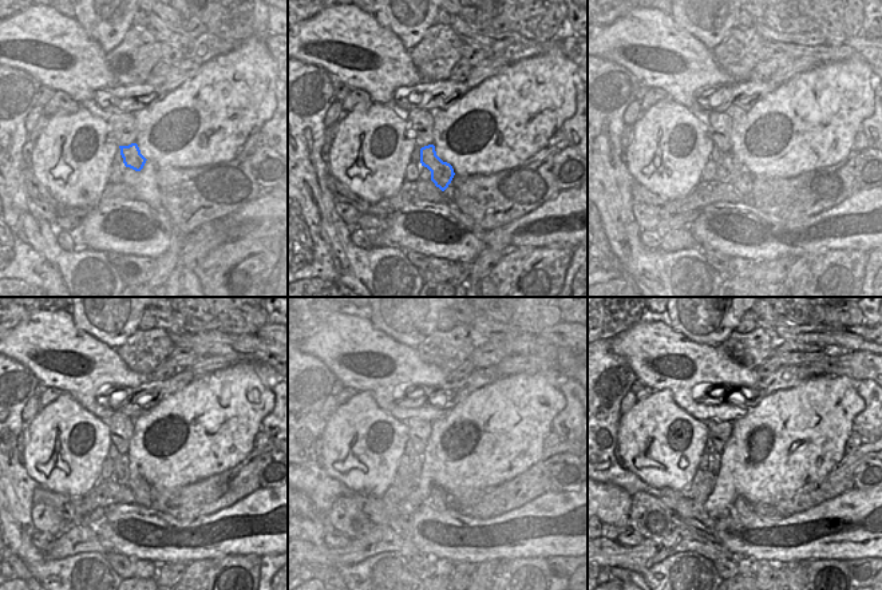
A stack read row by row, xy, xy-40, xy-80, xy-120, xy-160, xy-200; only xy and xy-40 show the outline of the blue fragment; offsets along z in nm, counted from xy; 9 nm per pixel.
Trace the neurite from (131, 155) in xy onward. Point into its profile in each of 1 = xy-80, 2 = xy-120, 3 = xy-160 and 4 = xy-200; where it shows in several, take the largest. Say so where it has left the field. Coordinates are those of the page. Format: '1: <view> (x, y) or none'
1: xy-80 (740, 178)
2: xy-120 (141, 488)
3: xy-160 (440, 499)
4: xy-200 (743, 506)

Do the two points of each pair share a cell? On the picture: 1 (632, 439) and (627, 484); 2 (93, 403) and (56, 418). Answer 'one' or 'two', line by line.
1: two
2: two

